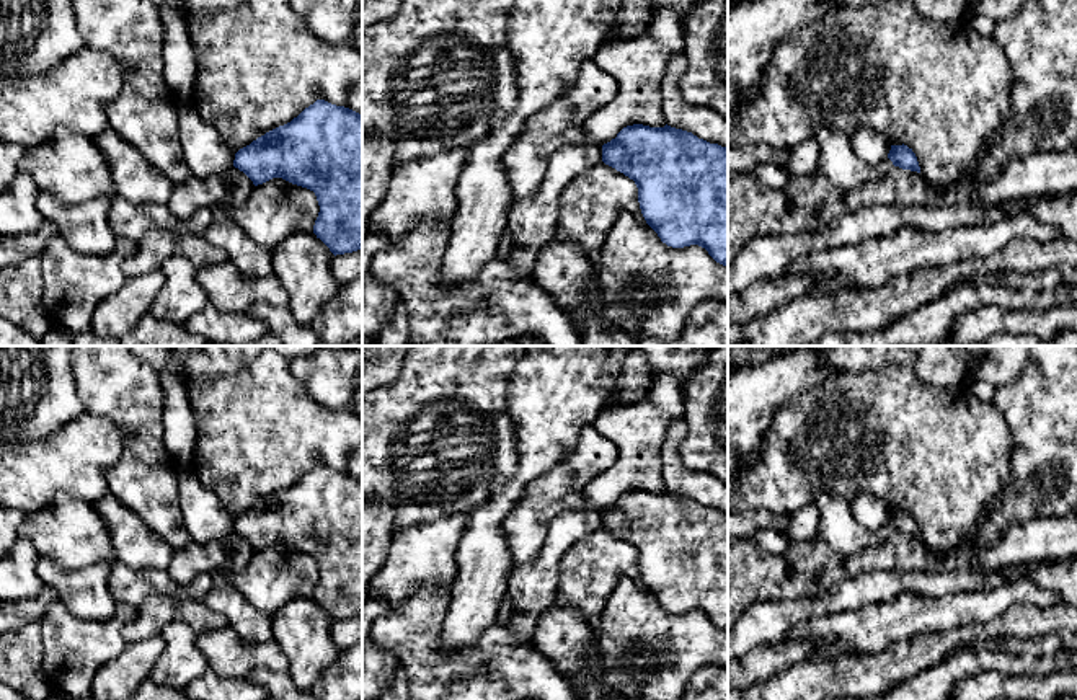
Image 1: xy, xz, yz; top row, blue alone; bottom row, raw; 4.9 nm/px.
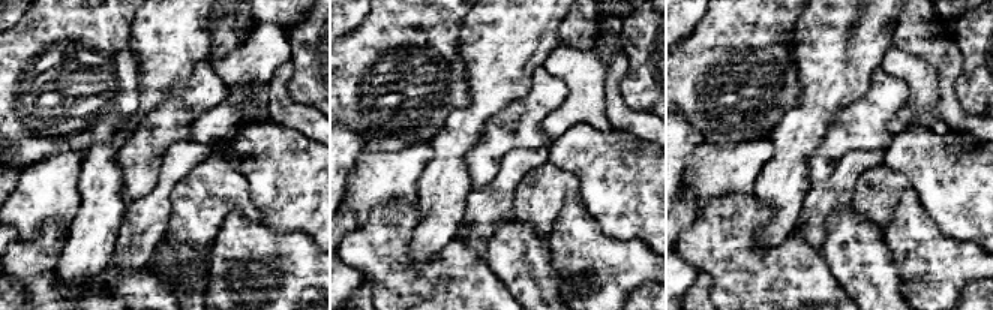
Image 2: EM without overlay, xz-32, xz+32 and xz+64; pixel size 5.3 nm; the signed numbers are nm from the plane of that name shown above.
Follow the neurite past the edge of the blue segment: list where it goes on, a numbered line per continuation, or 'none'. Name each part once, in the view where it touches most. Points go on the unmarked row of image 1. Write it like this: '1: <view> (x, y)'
none

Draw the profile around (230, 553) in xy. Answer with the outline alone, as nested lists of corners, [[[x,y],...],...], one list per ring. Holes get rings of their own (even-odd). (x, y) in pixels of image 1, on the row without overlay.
[[[238,534],[207,542],[191,542],[175,550],[166,568],[170,578],[178,584],[188,584],[202,573],[220,571],[224,574],[242,571],[255,555],[253,547]]]

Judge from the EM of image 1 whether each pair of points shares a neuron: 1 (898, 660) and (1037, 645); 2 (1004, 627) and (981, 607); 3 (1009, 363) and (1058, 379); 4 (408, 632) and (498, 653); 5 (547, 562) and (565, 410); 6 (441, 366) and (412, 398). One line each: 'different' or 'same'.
1: different
2: different
3: different
4: same
5: different
6: same

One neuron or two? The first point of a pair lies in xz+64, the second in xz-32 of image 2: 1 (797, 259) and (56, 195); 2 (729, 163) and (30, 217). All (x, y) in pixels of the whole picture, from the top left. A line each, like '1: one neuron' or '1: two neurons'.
1: two neurons
2: one neuron

